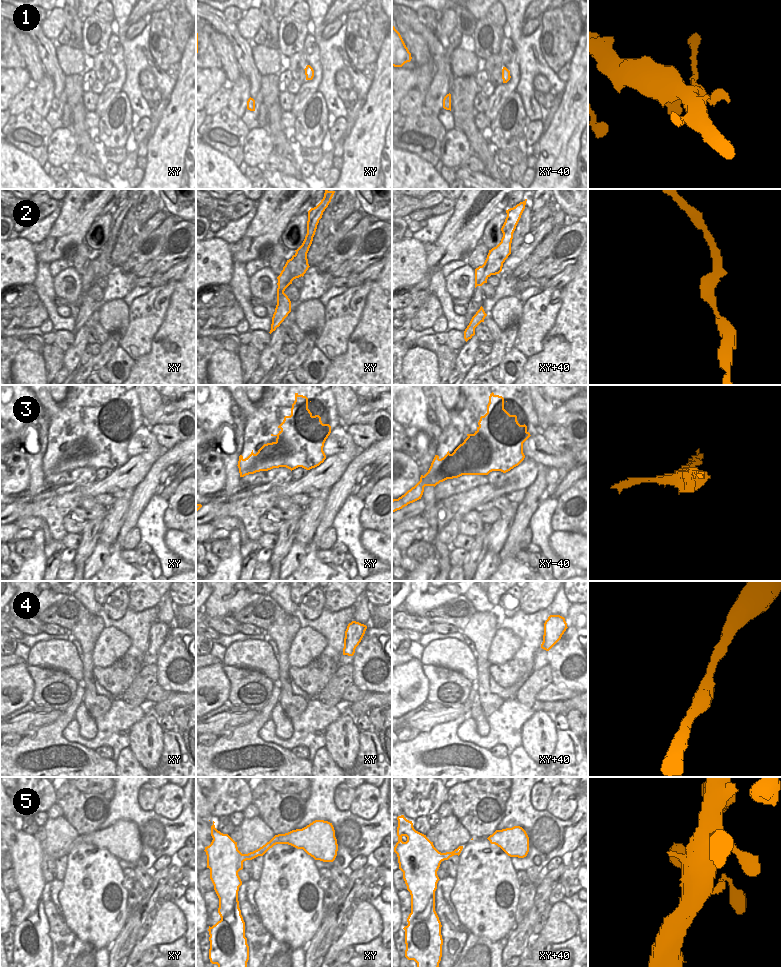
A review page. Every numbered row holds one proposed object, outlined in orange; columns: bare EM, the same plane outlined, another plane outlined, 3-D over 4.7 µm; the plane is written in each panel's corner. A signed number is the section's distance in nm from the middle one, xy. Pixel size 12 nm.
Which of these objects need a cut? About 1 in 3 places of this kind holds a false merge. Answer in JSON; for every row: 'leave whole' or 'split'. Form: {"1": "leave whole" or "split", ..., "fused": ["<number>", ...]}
{"1": "leave whole", "2": "split", "3": "split", "4": "leave whole", "5": "leave whole", "fused": ["2", "3"]}

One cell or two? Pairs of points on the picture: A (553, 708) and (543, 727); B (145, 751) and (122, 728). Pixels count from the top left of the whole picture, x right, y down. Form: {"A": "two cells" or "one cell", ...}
{"A": "two cells", "B": "two cells"}

